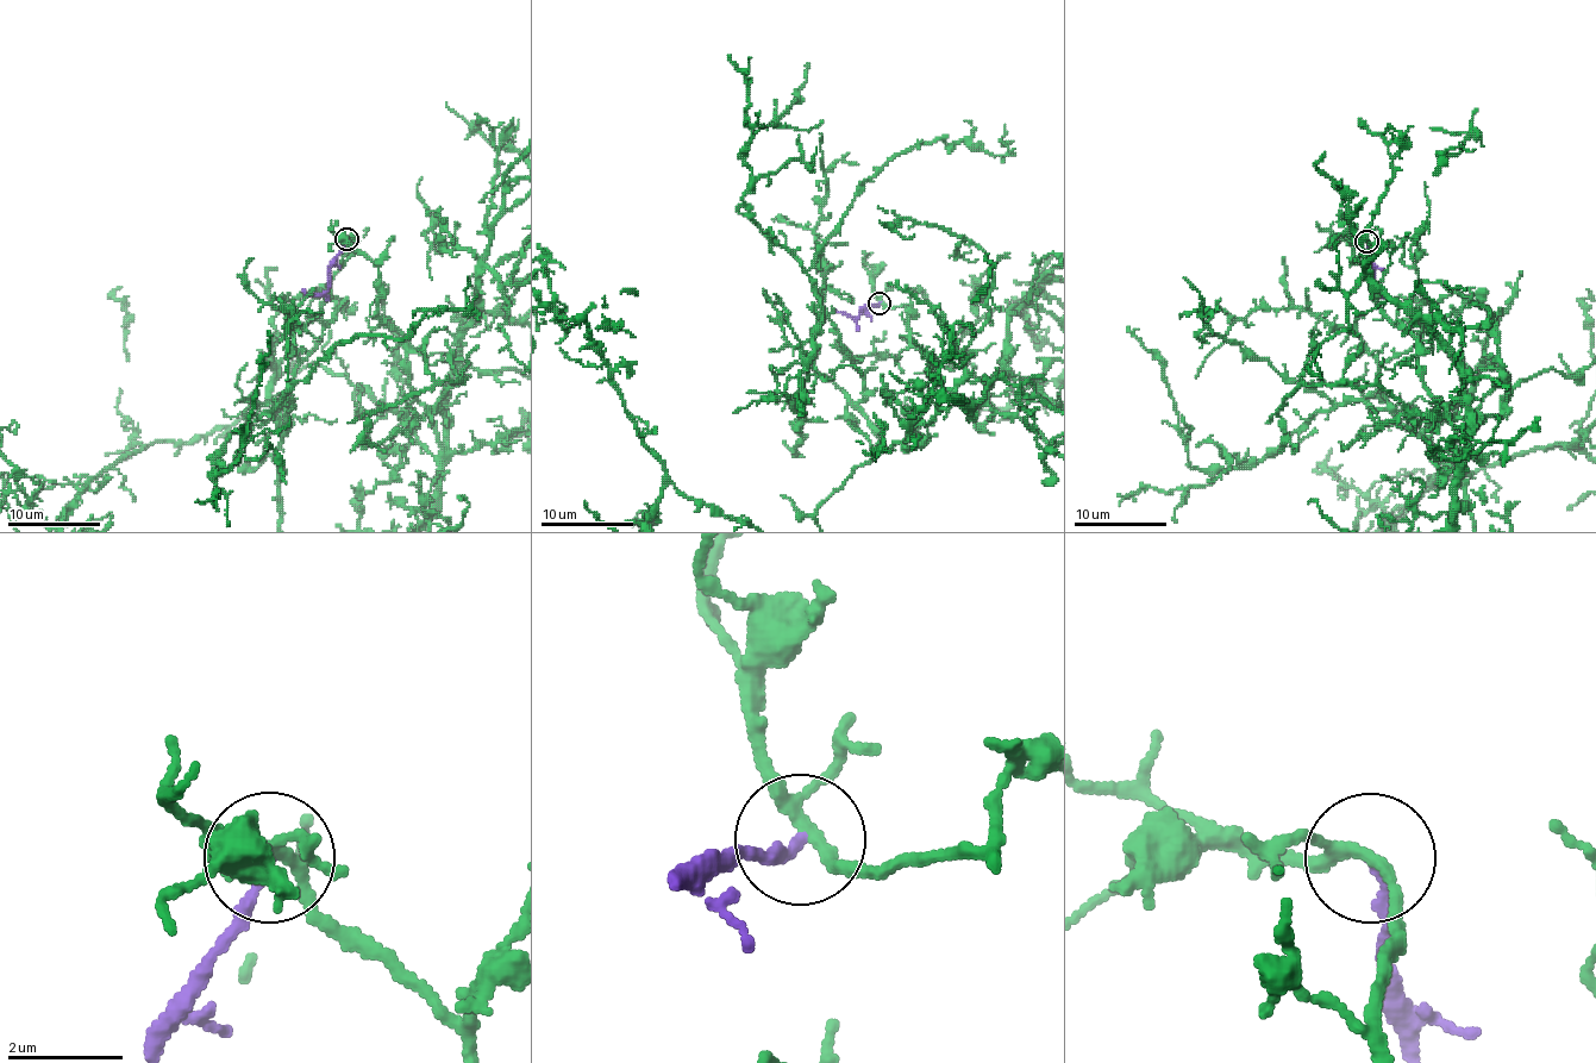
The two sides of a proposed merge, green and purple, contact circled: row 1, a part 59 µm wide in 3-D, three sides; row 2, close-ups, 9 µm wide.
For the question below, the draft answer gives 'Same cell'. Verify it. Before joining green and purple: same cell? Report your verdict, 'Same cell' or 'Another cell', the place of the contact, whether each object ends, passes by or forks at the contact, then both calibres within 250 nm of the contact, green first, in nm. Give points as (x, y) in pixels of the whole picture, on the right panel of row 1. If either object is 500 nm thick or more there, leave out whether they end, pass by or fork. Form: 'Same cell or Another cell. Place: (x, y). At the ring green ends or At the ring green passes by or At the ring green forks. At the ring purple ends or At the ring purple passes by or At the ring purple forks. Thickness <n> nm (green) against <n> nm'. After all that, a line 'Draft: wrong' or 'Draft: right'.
Another cell. Place: (1366, 241). At the ring green forks. At the ring purple ends. Thickness 190 nm (green) against 180 nm
Draft: wrong

